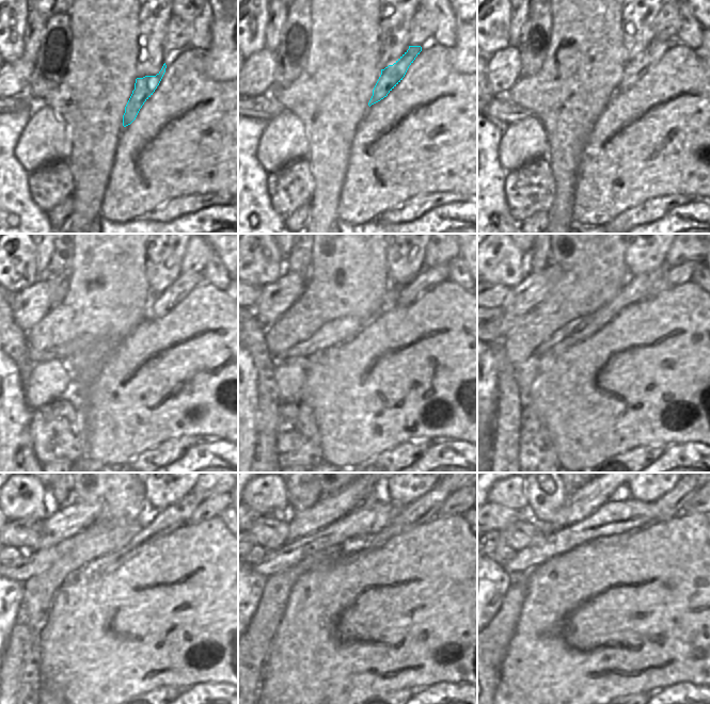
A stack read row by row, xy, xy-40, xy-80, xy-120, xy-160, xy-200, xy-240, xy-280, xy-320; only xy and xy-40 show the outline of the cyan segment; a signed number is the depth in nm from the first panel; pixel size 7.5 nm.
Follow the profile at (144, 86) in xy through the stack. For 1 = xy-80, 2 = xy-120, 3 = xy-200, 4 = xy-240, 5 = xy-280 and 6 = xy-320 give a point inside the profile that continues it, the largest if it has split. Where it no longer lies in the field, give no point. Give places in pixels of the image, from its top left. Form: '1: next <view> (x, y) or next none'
1: next xy-80 (635, 69)
2: next xy-120 (159, 306)
3: next xy-200 (683, 272)
4: next xy-240 (211, 507)
5: next xy-280 (455, 505)
6: next xy-320 (694, 505)

